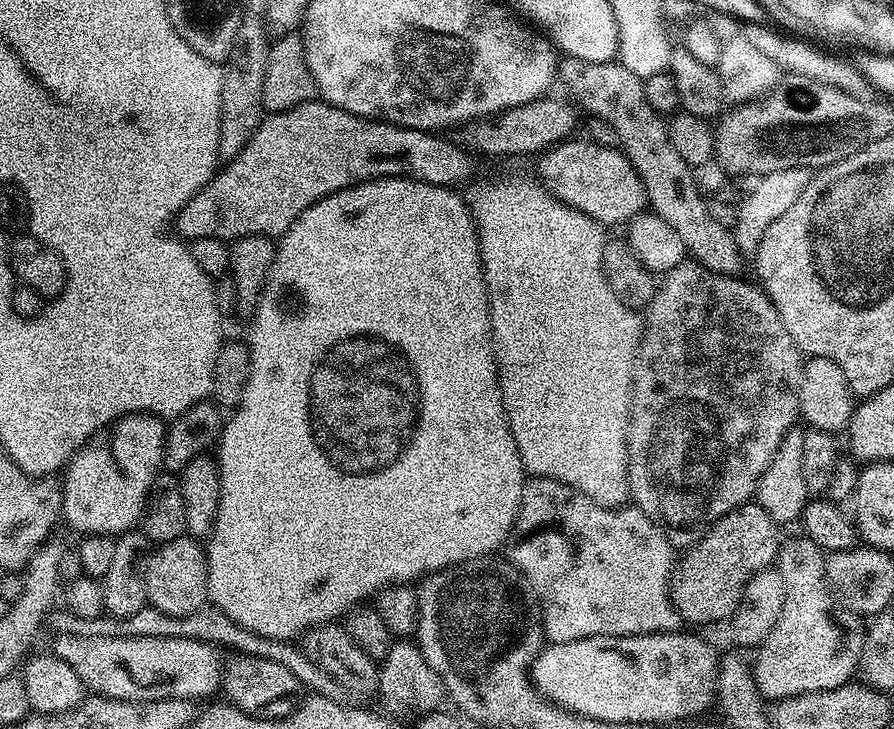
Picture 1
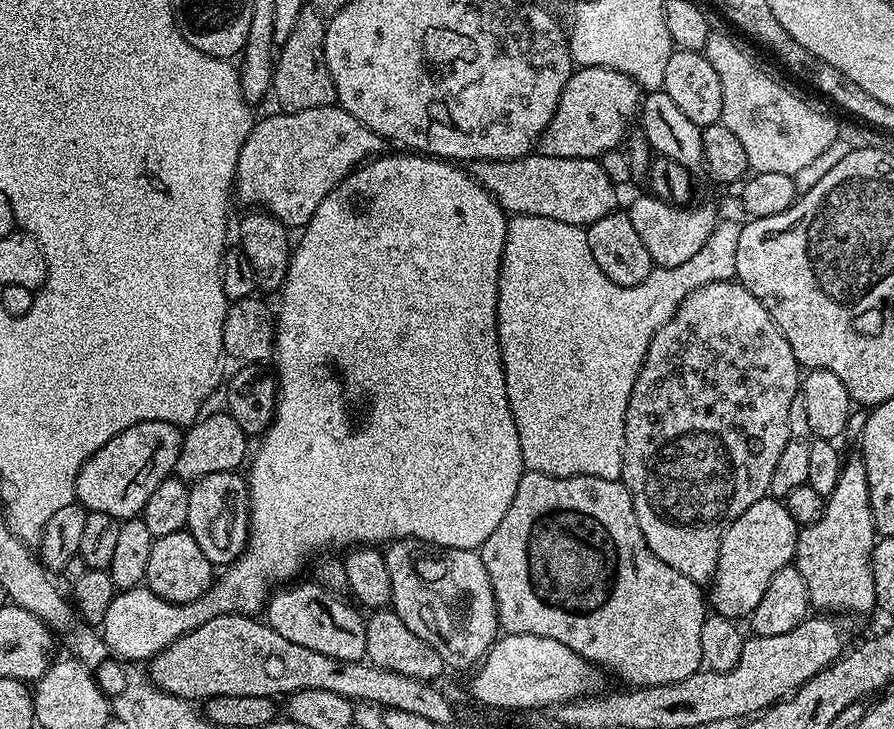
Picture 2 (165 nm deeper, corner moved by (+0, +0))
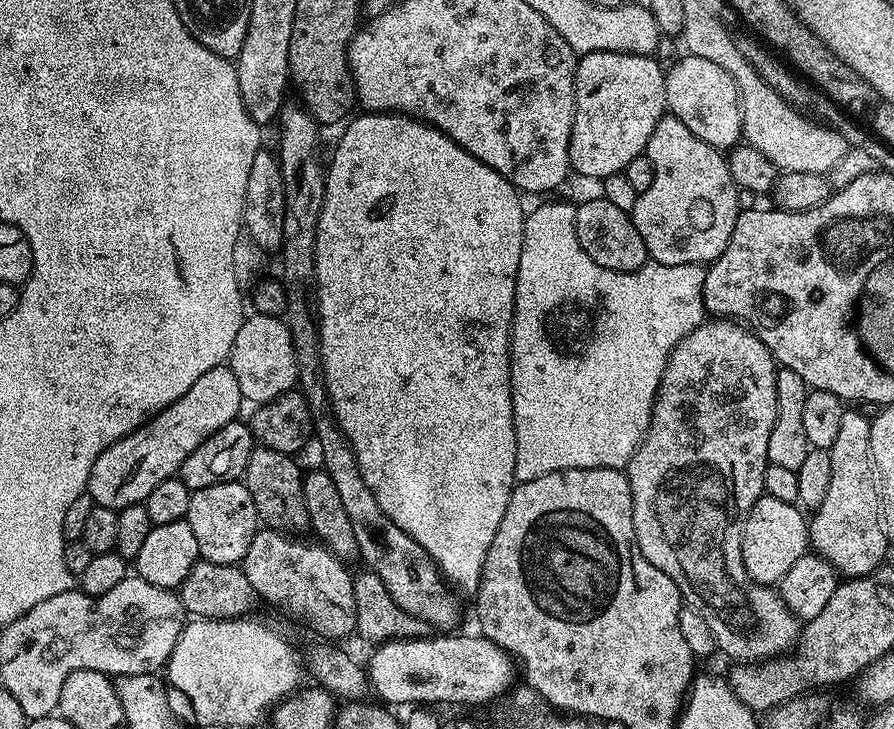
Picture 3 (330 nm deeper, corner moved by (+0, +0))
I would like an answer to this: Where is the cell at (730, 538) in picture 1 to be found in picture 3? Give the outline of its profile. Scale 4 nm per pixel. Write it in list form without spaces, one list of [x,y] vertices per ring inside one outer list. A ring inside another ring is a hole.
[[[763,495],[754,502],[750,514],[744,518],[744,565],[760,584],[779,585],[780,579],[810,548],[810,524],[805,513],[796,504]]]

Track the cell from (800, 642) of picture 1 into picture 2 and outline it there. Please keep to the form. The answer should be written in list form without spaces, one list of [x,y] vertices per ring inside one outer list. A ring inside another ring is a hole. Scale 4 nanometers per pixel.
[[[845,459],[840,465],[838,486],[824,501],[824,513],[796,533],[794,567],[806,582],[808,602],[824,614],[868,612],[876,608],[872,551],[878,539],[872,517],[868,479],[863,459]]]

